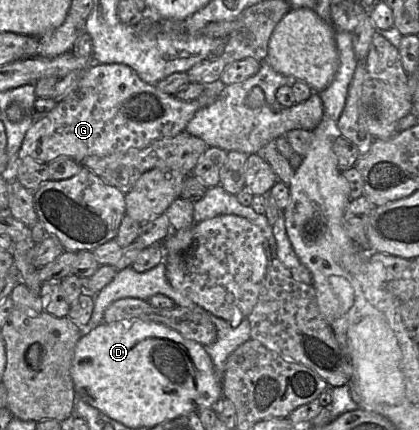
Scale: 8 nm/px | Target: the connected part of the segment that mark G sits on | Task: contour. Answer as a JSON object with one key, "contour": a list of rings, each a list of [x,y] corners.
{"contour":[[[93,63],[84,70],[77,93],[57,103],[44,118],[33,122],[16,158],[33,159],[48,164],[58,157],[70,157],[81,163],[89,156],[105,157],[123,154],[131,149],[145,148],[155,140],[174,137],[185,131],[195,113],[214,103],[225,86],[219,79],[206,84],[196,100],[182,101],[175,96],[163,93],[156,86],[142,81],[136,72],[127,65]]]}

